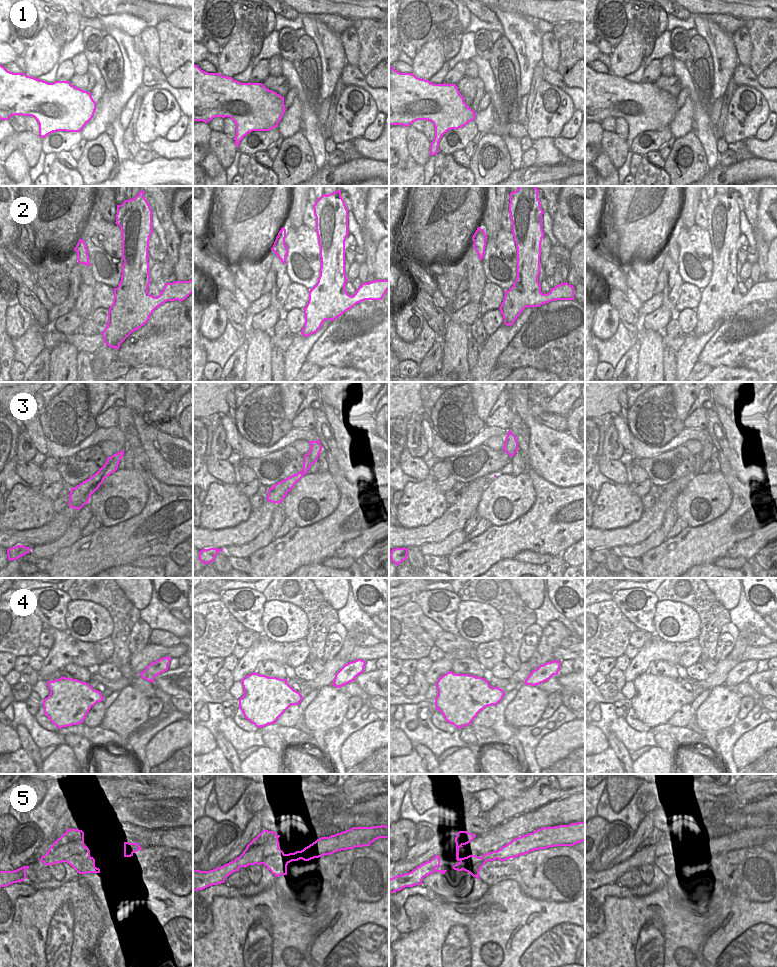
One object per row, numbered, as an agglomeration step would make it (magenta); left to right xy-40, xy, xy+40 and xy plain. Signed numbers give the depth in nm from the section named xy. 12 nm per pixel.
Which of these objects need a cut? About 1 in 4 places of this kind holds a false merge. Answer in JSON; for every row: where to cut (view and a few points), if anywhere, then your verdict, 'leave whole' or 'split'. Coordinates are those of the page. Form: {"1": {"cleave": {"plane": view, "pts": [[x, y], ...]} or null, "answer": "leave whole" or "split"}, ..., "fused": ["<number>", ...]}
{"1": {"cleave": null, "answer": "leave whole"}, "2": {"cleave": null, "answer": "leave whole"}, "3": {"cleave": null, "answer": "leave whole"}, "4": {"cleave": null, "answer": "leave whole"}, "5": {"cleave": {"plane": "xy", "pts": [[288, 861], [278, 855], [267, 855], [262, 863]]}, "answer": "split"}, "fused": ["5"]}

